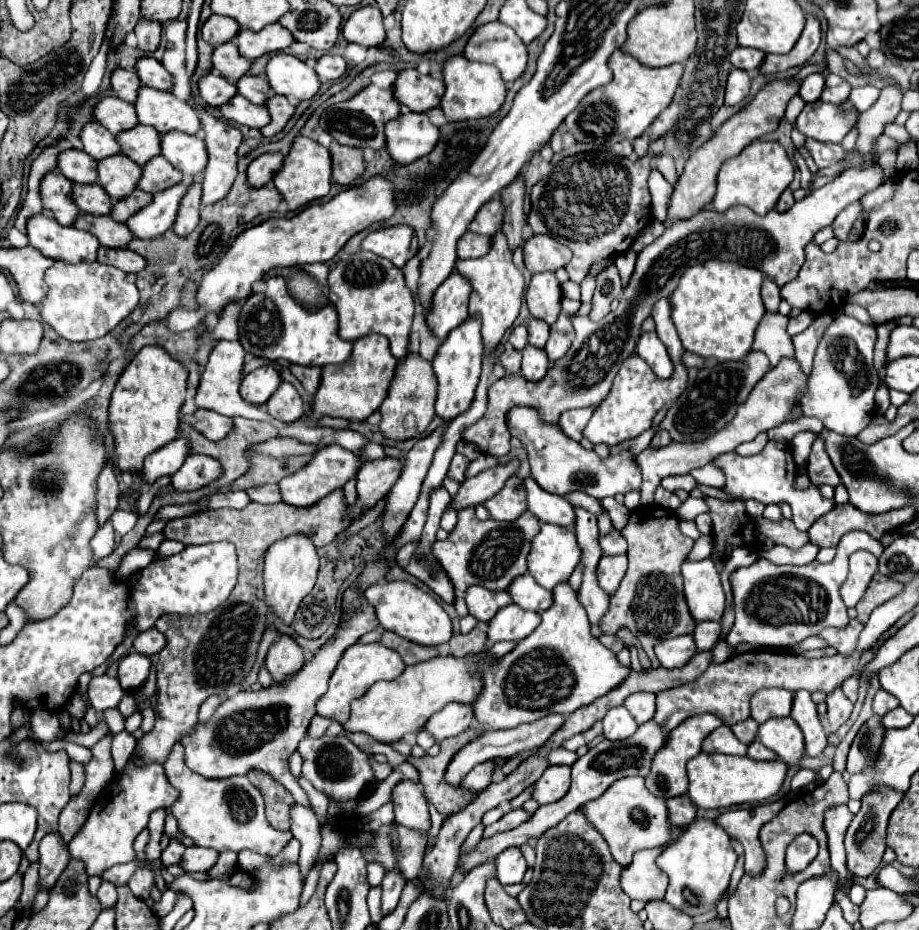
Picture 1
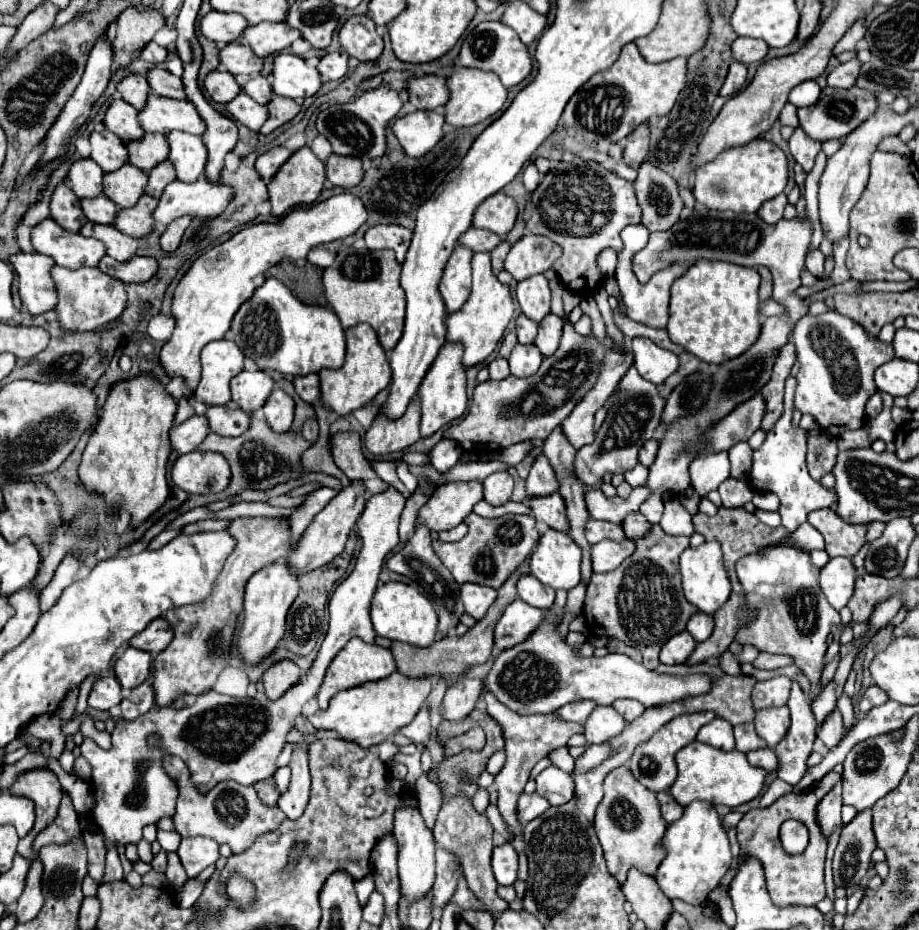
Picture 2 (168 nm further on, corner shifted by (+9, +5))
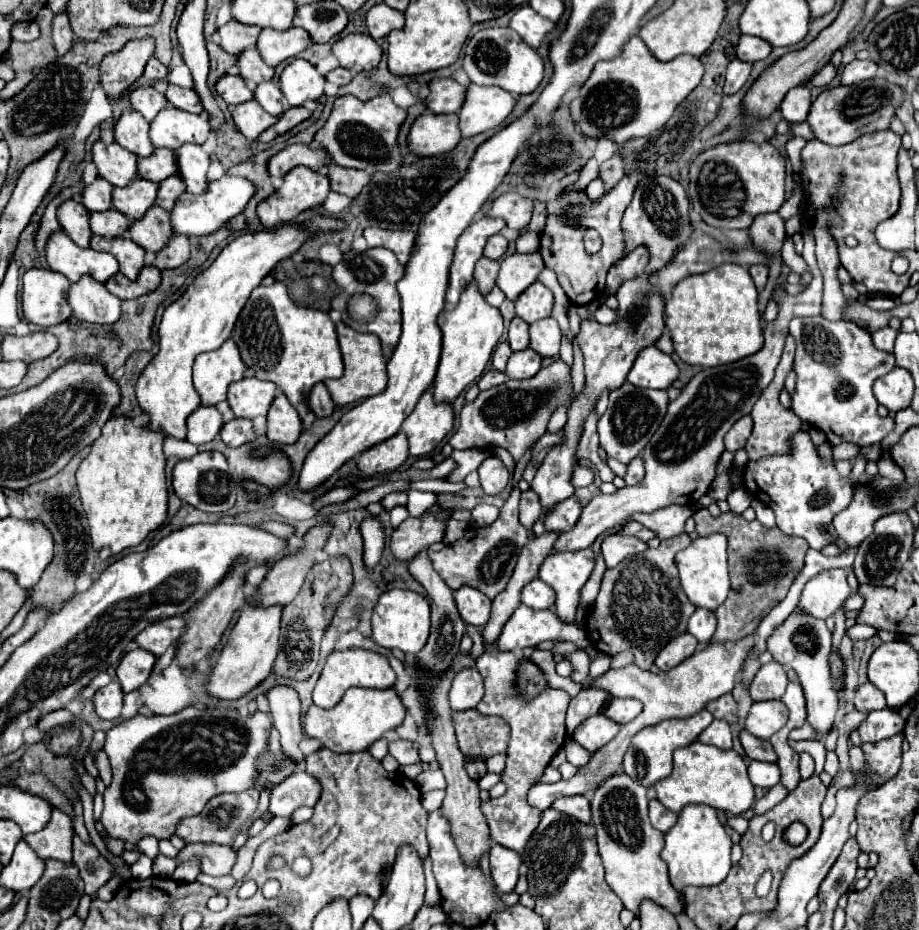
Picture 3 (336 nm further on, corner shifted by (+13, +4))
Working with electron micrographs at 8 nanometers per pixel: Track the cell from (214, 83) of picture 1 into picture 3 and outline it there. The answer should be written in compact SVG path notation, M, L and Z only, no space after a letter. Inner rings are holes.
M226 75L216 83L218 95L228 103L228 105L240 105L250 99L254 99L254 93L248 89L246 81L238 75Z

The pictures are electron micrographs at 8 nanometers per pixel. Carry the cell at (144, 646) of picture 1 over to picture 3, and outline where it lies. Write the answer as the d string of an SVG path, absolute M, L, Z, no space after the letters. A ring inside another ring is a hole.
M170 617L160 623L152 623L148 629L140 631L140 635L136 635L134 641L138 647L160 657L172 643L178 641L178 637L184 631L184 625L184 617Z

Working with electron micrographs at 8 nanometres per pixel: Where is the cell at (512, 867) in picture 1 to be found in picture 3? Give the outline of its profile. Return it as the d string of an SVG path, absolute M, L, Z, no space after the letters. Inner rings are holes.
M494 845L490 851L490 873L500 893L514 891L518 883L520 855L512 849L504 849L502 845Z

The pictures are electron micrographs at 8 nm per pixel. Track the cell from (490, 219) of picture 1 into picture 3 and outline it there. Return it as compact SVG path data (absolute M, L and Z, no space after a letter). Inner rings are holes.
M504 193L492 203L488 215L502 217L510 229L522 229L530 223L532 209L534 209L532 199L520 197L518 193Z

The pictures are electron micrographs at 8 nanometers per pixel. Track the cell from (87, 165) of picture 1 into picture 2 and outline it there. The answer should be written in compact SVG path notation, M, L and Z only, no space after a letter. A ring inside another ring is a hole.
M90 158L76 160L68 170L68 186L76 192L80 198L94 198L102 194L102 170L92 162Z

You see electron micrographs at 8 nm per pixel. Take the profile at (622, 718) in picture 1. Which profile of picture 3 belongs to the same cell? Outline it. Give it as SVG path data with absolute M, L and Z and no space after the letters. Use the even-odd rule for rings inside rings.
M598 713L590 719L586 719L580 727L576 727L574 731L574 741L578 741L586 751L594 753L598 751L602 745L606 745L608 741L612 741L618 733L620 725L614 723L612 719L606 719L606 715Z

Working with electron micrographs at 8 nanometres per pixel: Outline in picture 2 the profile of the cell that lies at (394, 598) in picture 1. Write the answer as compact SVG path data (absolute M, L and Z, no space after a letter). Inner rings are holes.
M404 582L380 584L372 596L370 616L376 634L388 640L398 640L414 646L430 646L436 640L438 616L434 612L434 604L417 585Z

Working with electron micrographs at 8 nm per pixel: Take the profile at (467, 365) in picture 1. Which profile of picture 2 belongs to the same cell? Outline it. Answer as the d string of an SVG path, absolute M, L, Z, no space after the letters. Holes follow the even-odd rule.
M444 342L440 348L440 354L436 356L436 362L432 362L432 370L424 376L424 382L420 384L418 396L422 400L422 422L420 422L420 434L430 436L444 424L460 418L468 404L466 394L466 370L460 366L460 354L464 354L464 346L456 342Z

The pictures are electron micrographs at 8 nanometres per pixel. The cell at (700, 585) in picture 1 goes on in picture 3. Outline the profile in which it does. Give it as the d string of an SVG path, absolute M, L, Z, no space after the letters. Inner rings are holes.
M712 533L708 537L694 539L684 551L676 555L676 567L680 571L680 583L688 599L696 607L704 607L710 611L716 611L720 603L724 603L730 581L728 581L728 569L726 569L726 537L720 533Z

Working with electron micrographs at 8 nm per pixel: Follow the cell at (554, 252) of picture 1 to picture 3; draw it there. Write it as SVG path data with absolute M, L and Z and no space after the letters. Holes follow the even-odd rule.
M514 253L502 259L496 285L502 289L506 299L516 301L516 297L538 279L542 269L544 269L544 261L538 253L532 255Z

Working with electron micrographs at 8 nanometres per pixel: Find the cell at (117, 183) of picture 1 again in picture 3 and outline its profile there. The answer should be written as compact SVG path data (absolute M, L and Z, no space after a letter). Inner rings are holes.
M136 177L128 187L114 187L114 193L112 193L114 209L128 215L128 219L134 219L134 221L142 219L148 207L154 205L156 191L158 191L156 183Z

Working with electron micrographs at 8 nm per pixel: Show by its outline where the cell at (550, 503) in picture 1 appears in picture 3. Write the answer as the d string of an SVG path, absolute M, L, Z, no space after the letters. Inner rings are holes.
M574 495L570 499L558 503L548 515L542 517L546 531L570 531L570 527L576 525L580 511L582 511L582 505Z

